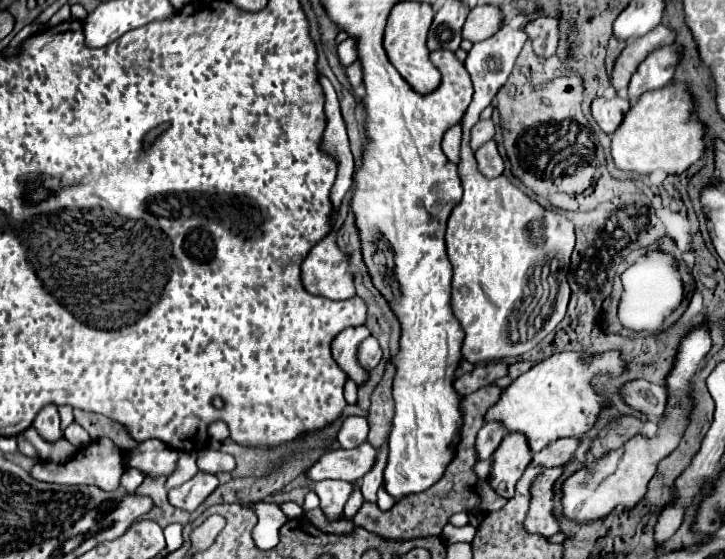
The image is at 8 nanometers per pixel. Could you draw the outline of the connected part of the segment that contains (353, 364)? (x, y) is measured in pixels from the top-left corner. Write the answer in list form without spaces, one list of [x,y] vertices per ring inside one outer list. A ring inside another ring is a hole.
[[[365,325],[358,327],[348,327],[334,339],[332,343],[332,355],[336,359],[336,363],[348,373],[348,377],[356,383],[356,385],[364,385],[370,377],[370,373],[358,363],[358,345],[366,339],[370,331]]]

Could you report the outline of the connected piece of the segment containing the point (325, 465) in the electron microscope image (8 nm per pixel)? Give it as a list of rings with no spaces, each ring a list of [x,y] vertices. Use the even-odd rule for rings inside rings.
[[[364,443],[356,449],[338,449],[324,453],[318,463],[308,471],[312,481],[324,479],[342,479],[342,481],[360,481],[376,463],[378,451]]]

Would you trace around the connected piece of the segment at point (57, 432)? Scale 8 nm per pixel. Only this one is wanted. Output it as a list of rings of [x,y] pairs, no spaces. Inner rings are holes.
[[[56,405],[44,407],[44,409],[36,415],[32,427],[36,429],[36,433],[38,433],[44,441],[50,441],[50,443],[60,441],[60,439],[64,437],[62,429],[60,429],[60,417],[58,417],[58,411],[56,411]]]

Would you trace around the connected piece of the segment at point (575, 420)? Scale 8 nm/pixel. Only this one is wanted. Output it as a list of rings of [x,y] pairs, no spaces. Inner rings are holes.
[[[618,349],[604,353],[582,353],[582,351],[562,351],[540,363],[536,363],[528,373],[520,375],[512,385],[508,385],[500,401],[486,413],[486,421],[502,421],[506,431],[522,431],[528,437],[532,453],[542,451],[552,441],[562,437],[582,437],[590,431],[608,405],[602,395],[592,387],[592,379],[600,375],[620,377],[626,371],[626,361]]]

